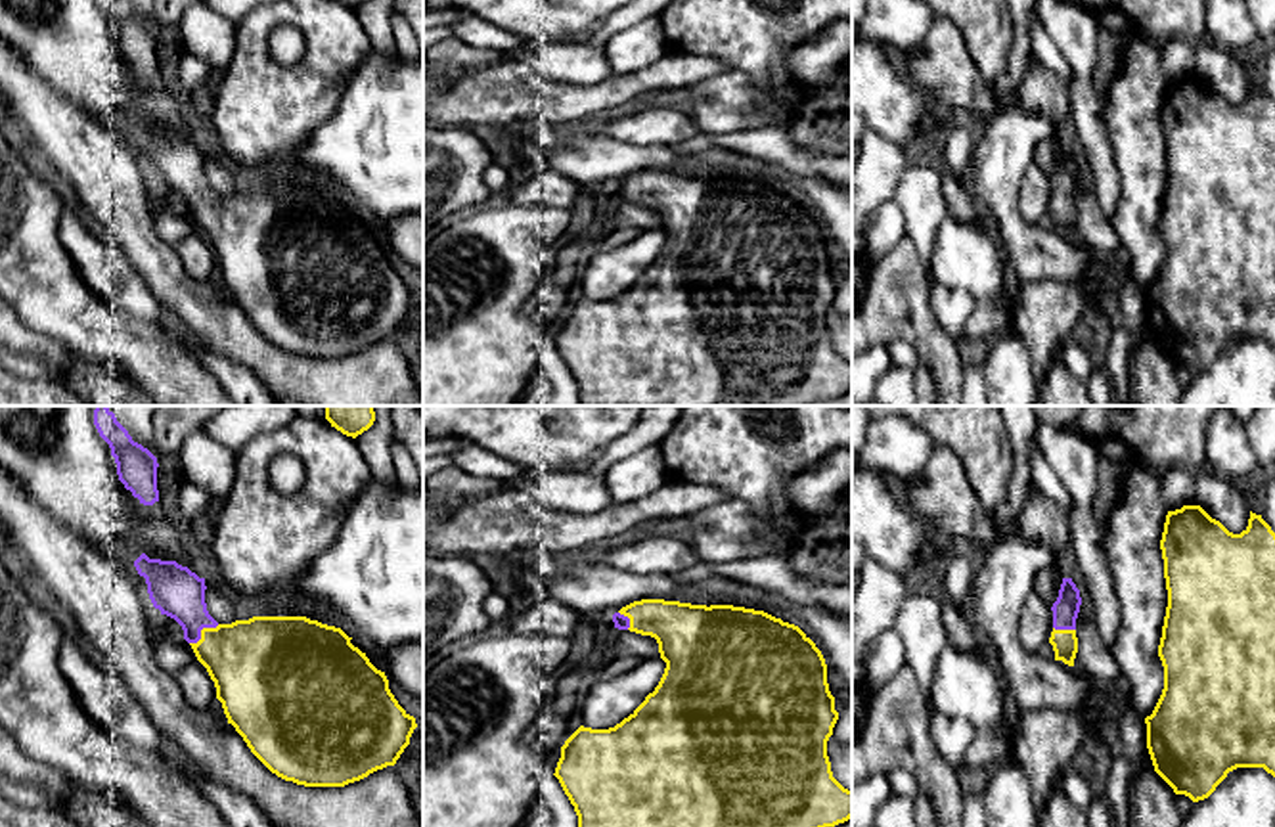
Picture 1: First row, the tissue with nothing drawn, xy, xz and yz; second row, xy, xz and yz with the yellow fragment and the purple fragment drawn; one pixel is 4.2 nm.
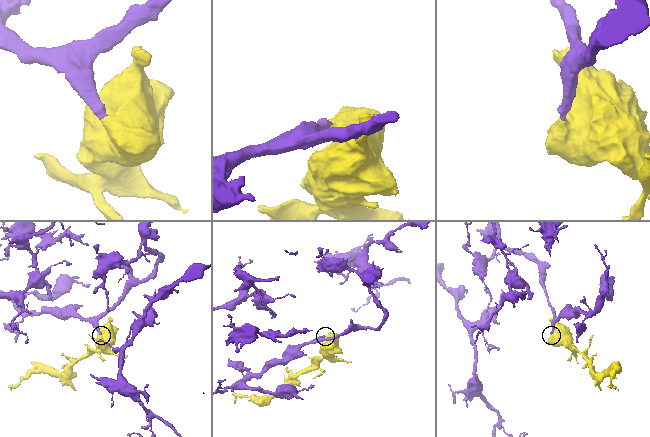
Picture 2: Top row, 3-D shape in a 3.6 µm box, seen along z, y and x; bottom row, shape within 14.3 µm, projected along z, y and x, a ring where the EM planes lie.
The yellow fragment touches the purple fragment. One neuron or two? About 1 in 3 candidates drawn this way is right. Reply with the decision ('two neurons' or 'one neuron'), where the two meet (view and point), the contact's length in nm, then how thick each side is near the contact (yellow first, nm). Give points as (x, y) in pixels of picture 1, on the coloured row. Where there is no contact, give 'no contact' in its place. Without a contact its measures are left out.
one neuron; contact xy (201, 630); length 150 nm; calibres 360 and 220 nm

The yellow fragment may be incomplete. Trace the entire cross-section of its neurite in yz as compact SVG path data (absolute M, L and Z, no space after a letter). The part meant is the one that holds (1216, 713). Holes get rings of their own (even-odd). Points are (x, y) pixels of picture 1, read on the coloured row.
M1183 505L1181 509L1168 511L1160 549L1168 590L1168 607L1158 645L1158 657L1164 666L1164 689L1152 714L1145 718L1147 749L1154 771L1174 789L1174 793L1198 802L1208 798L1227 773L1237 768L1264 768L1275 777L1275 532L1262 515L1252 511L1248 526L1241 534L1233 534L1200 505Z

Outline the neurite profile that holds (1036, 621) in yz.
M1034 592L1026 597L1020 622L1018 637L1028 653L1038 653L1045 643L1049 643L1053 632L1053 611L1051 607Z

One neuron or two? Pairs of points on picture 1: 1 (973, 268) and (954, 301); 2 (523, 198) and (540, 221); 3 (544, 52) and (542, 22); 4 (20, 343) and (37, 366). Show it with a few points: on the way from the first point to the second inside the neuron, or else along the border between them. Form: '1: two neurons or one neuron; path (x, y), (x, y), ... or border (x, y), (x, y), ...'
1: two neurons; border (933, 280), (963, 290), (979, 305)
2: two neurons; border (514, 203), (556, 205), (561, 209)
3: two neurons; border (584, 33), (573, 39), (536, 41), (533, 44)
4: two neurons; border (20, 353), (39, 357), (58, 374), (73, 368)

